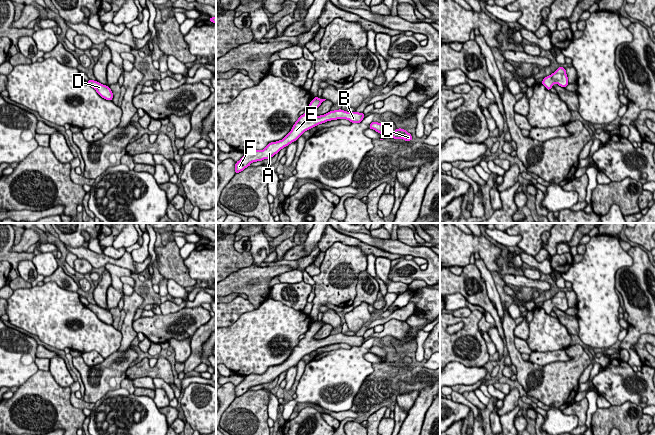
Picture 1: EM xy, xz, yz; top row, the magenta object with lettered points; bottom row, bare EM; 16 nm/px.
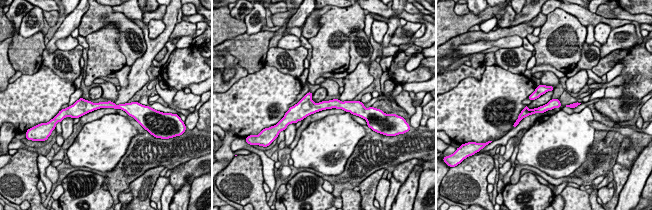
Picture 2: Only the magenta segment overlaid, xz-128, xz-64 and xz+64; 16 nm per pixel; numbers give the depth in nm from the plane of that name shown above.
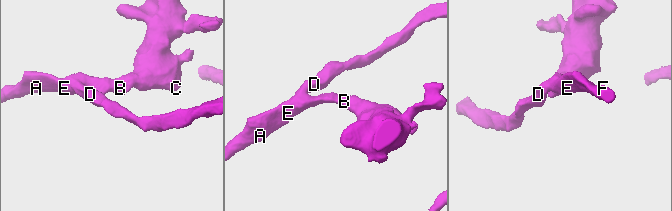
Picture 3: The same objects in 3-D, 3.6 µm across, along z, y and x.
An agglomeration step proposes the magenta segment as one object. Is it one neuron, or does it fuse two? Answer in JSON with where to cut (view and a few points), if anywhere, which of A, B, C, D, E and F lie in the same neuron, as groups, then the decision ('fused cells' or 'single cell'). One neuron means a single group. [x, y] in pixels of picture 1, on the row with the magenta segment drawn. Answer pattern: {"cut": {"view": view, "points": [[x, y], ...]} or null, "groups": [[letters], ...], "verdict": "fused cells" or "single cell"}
{"cut": null, "groups": [["A", "B", "C", "D", "E", "F"]], "verdict": "single cell"}

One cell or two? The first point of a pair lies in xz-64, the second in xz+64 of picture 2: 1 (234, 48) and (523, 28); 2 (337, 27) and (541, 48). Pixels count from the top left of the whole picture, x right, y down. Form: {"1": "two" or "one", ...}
{"1": "one", "2": "one"}

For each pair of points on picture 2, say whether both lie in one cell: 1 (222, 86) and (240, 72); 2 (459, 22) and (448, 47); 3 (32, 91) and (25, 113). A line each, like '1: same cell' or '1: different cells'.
1: same cell
2: different cells
3: same cell

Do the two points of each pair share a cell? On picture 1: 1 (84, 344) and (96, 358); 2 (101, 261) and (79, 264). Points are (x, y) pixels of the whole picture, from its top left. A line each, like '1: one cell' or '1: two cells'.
1: two cells
2: two cells

